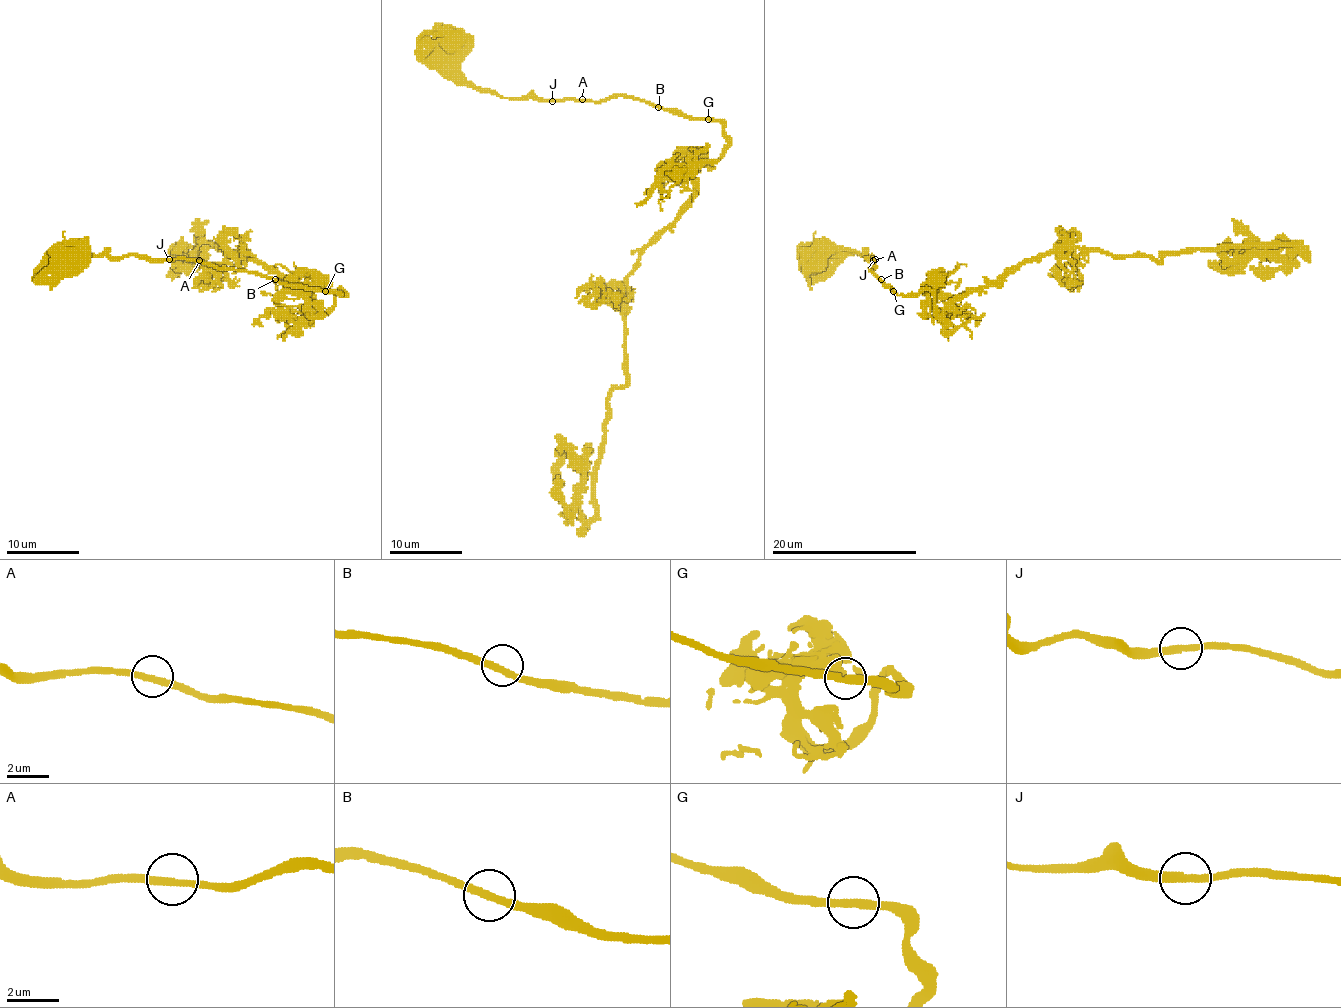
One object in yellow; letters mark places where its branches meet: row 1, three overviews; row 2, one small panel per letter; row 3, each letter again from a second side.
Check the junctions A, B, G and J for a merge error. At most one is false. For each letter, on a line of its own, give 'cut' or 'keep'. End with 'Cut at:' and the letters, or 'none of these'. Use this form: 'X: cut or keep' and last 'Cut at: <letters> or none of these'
A: keep
B: keep
G: keep
J: keep
Cut at: none of these

